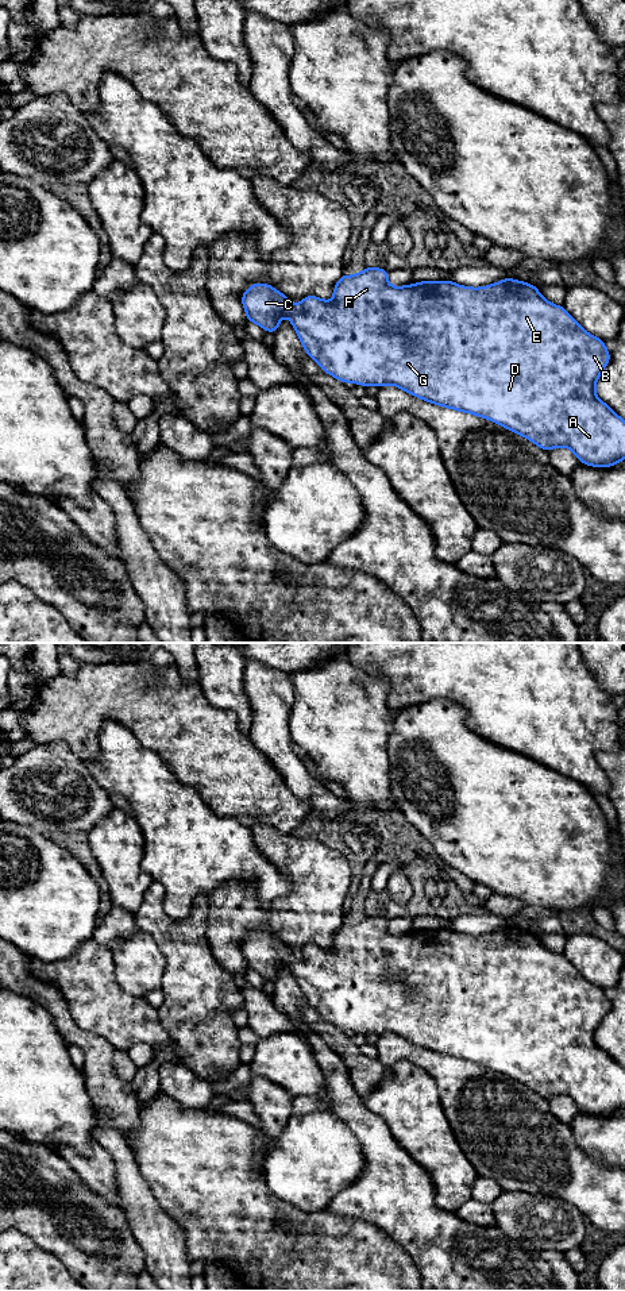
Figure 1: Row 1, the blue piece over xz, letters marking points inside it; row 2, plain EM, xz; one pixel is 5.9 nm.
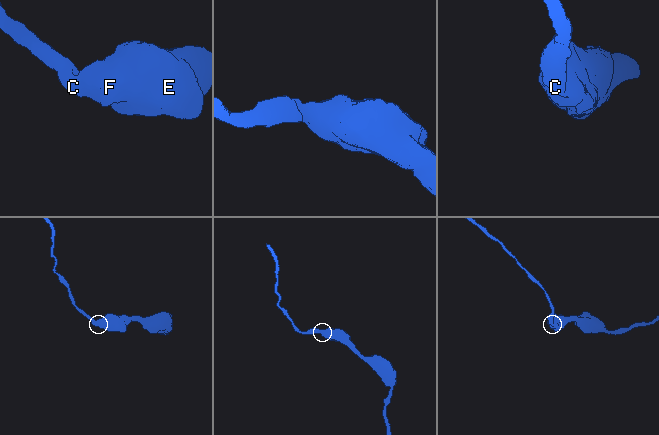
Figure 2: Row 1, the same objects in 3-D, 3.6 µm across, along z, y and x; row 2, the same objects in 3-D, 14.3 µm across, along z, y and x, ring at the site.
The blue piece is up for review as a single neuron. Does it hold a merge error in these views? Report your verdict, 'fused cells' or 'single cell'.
single cell

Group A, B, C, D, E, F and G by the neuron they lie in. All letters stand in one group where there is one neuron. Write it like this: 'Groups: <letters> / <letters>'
Groups: A B C D E F G

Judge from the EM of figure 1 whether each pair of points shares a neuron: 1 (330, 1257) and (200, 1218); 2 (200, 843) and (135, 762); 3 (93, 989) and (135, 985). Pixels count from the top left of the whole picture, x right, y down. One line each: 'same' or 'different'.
1: same
2: same
3: different

